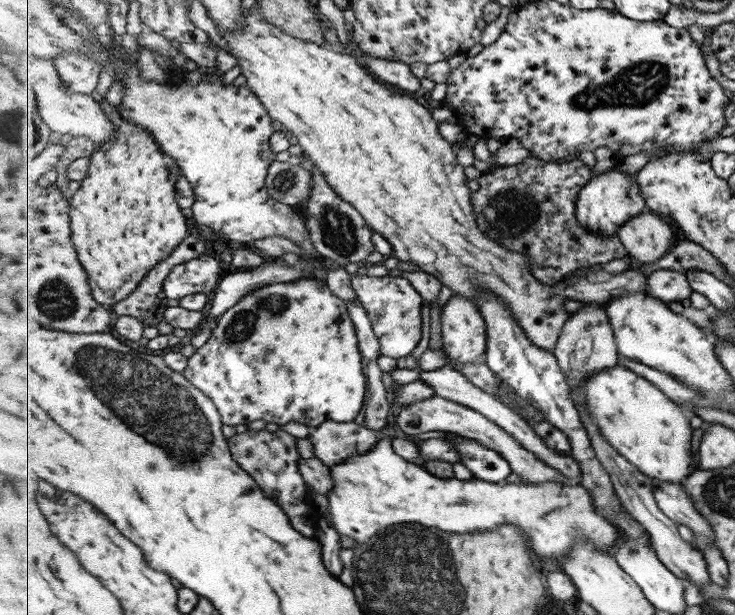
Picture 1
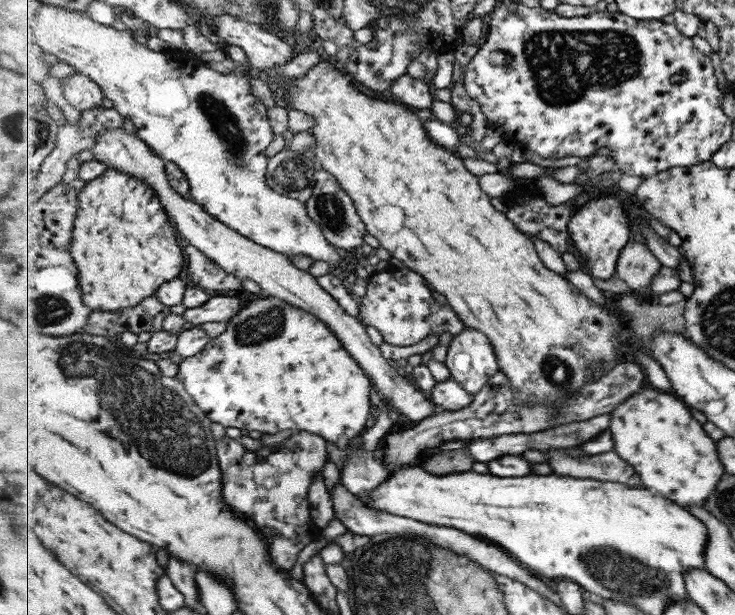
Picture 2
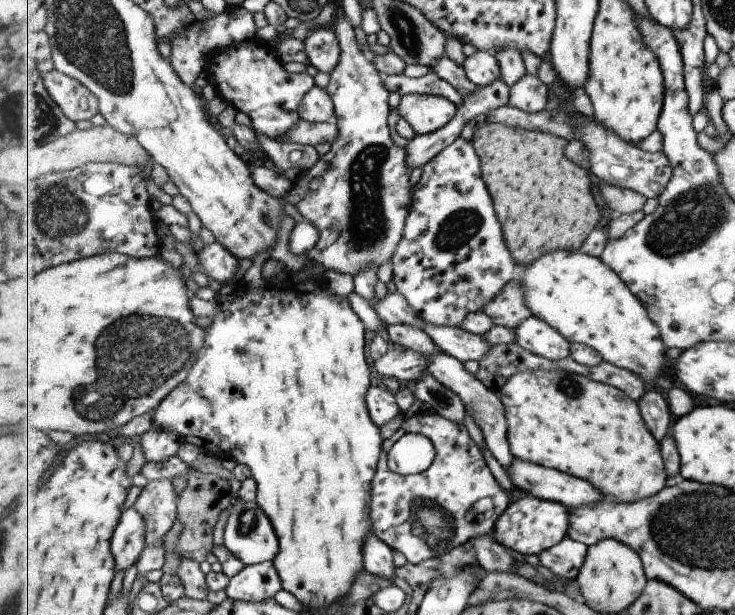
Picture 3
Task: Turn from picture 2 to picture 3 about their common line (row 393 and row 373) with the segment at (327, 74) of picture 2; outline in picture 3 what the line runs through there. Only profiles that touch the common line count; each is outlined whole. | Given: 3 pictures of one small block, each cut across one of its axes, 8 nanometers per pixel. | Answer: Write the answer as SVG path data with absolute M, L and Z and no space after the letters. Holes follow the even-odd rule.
M540 369L511 376L497 394L506 409L508 440L517 459L587 480L607 498L620 503L649 499L667 486L668 474L661 442L648 428L639 402L623 390L564 369Z

